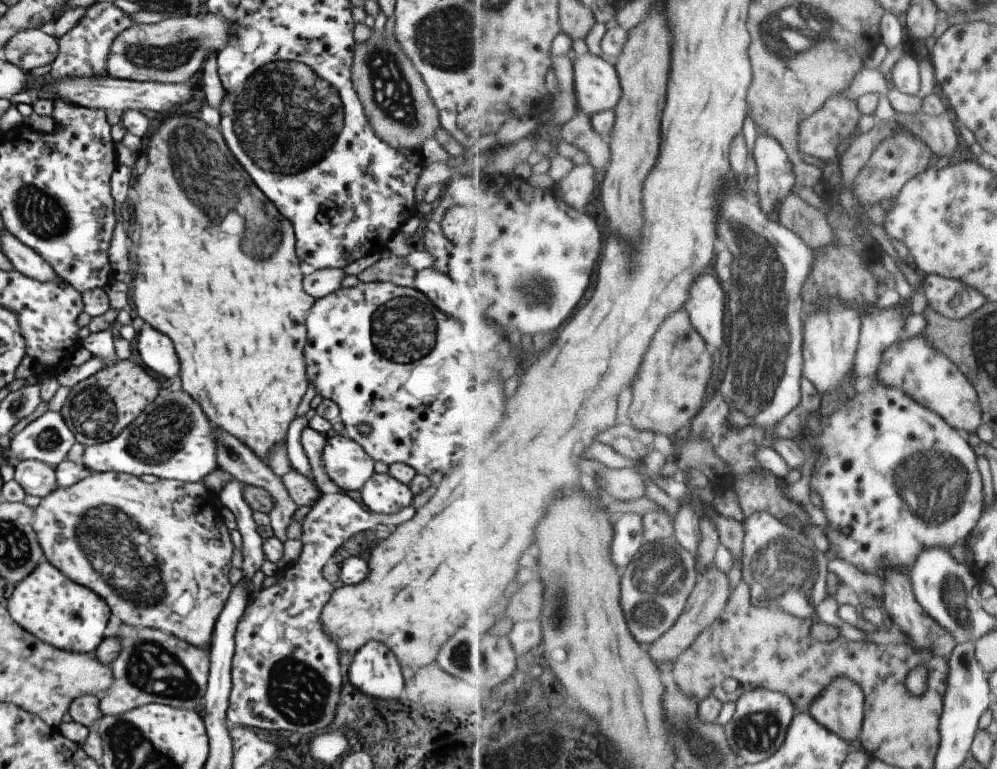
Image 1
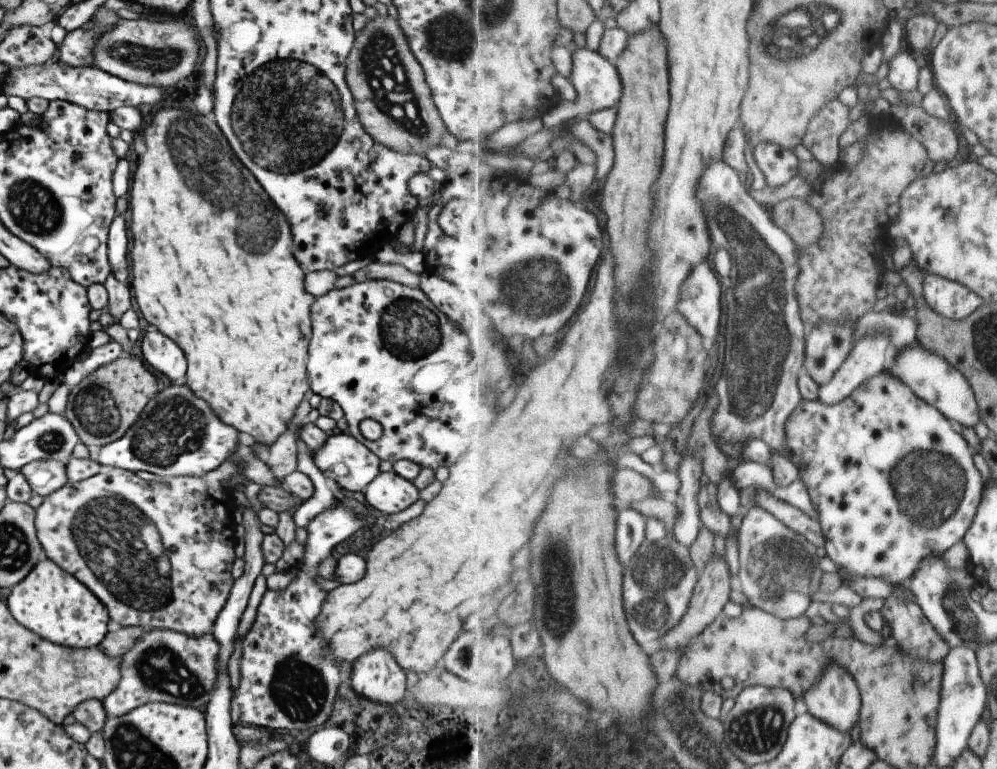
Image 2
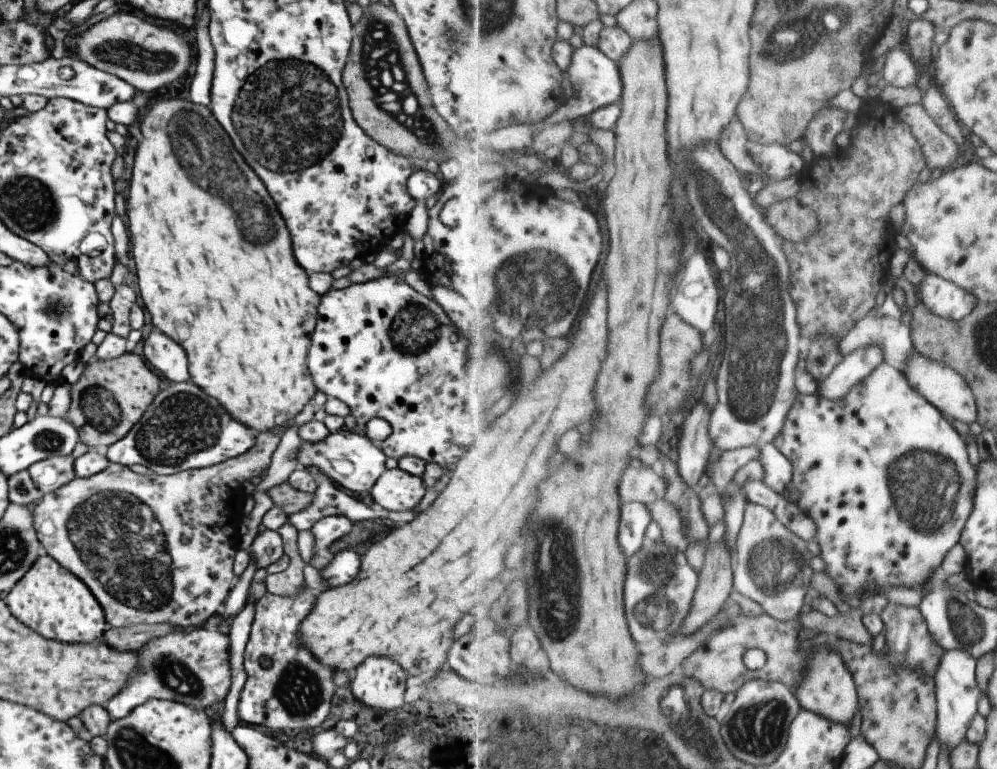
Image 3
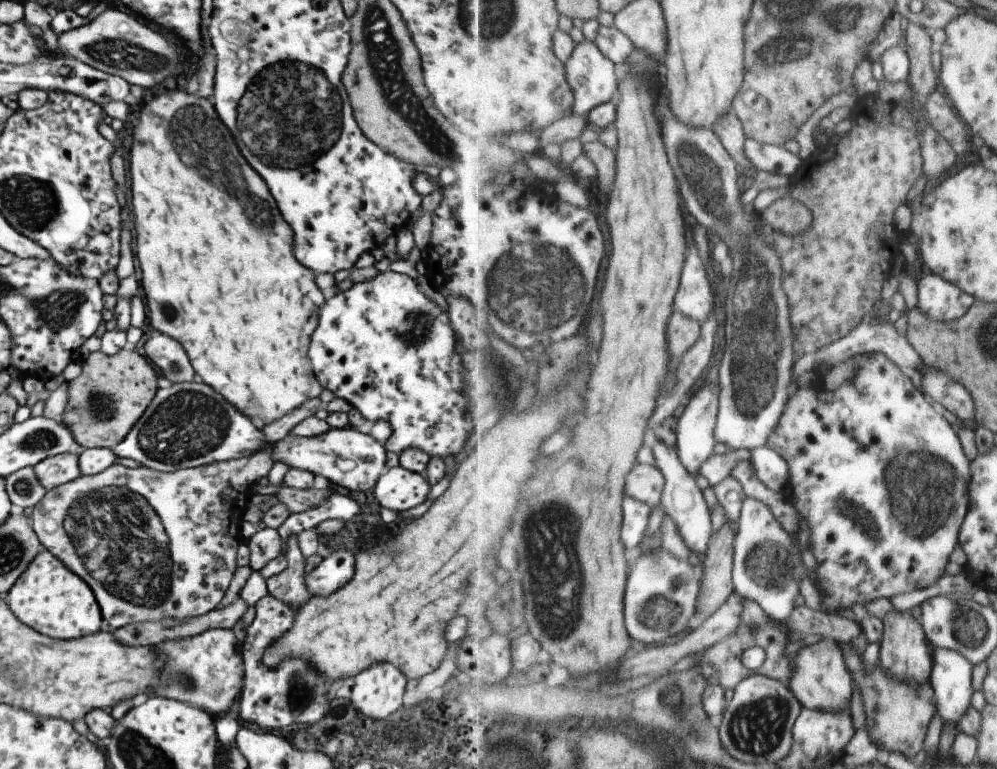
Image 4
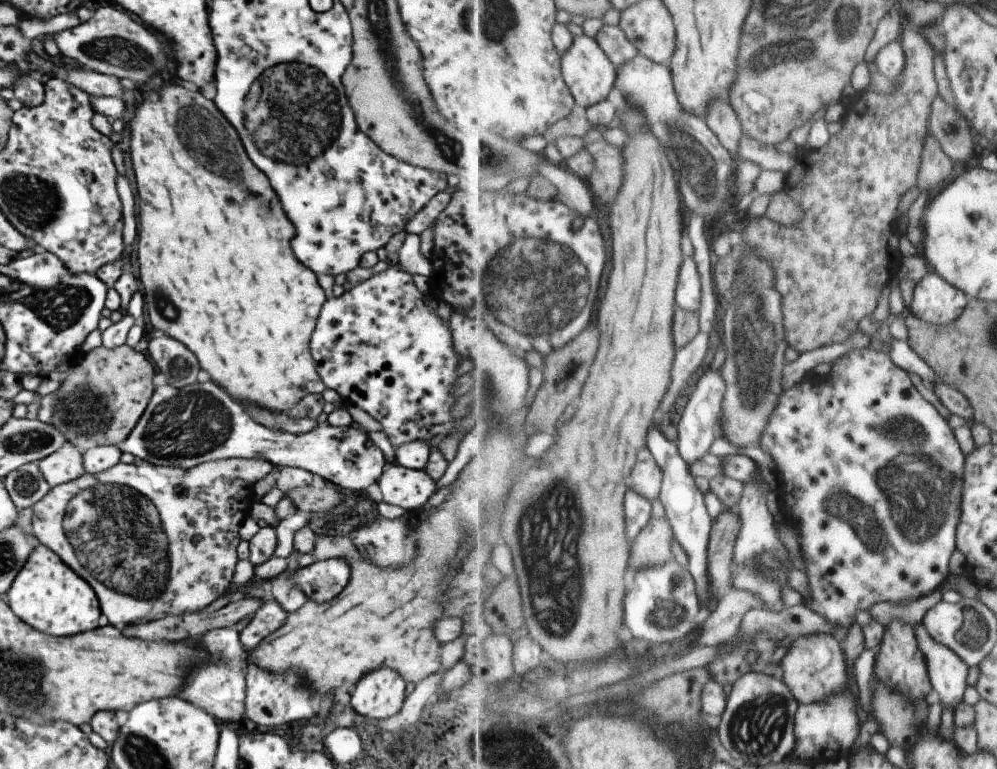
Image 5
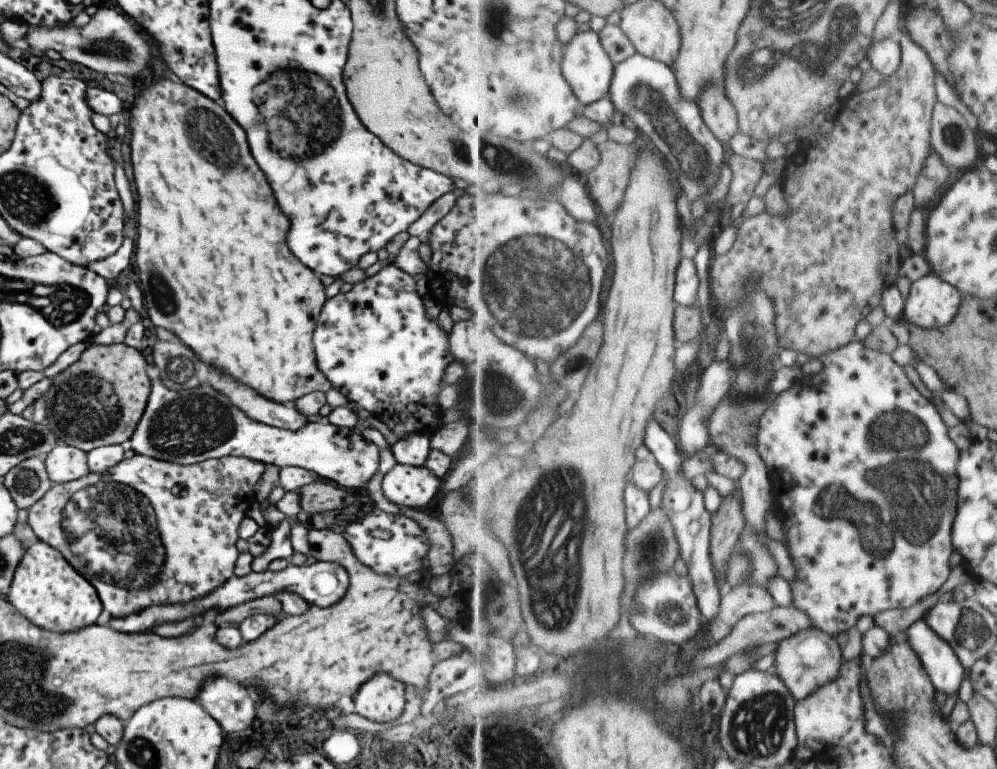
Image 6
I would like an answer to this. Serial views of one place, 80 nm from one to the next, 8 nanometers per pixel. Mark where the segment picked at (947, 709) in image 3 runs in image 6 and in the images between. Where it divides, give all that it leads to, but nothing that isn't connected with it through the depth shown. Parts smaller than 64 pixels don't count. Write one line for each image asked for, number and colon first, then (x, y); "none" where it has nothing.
4: (952, 676)
5: (949, 672)
6: (943, 665)

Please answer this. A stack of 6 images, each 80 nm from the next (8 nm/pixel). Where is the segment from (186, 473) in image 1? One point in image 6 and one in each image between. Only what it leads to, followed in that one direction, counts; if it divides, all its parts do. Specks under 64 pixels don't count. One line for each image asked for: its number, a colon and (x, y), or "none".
2: (177, 434)
3: (182, 428)
4: (185, 425)
5: (199, 423)
6: (201, 424)

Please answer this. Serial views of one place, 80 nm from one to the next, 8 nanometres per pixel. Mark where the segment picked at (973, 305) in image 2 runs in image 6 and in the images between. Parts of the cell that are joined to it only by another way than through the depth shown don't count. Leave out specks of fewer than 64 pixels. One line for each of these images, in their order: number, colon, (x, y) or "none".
3: (946, 299)
4: (937, 297)
5: (936, 300)
6: (933, 303)

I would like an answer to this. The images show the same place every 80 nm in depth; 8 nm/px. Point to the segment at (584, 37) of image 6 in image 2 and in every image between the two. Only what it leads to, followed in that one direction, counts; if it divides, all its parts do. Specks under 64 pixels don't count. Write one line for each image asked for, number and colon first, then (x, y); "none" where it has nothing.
2: (598, 82)
3: (596, 79)
4: (590, 72)
5: (587, 69)

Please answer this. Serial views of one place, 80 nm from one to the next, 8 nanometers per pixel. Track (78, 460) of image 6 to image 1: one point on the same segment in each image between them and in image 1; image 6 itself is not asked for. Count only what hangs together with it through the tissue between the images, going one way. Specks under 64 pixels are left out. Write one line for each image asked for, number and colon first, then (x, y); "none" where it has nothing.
1: (37, 478)
2: (44, 477)
3: (47, 474)
4: (52, 471)
5: (60, 467)

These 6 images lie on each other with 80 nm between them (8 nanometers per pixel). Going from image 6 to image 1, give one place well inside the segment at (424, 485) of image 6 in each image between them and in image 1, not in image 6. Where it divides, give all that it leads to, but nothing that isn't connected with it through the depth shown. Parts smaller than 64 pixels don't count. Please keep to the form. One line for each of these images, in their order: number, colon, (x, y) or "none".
1: (381, 493)
2: (388, 492)
3: (395, 489)
4: (398, 489)
5: (408, 489)

